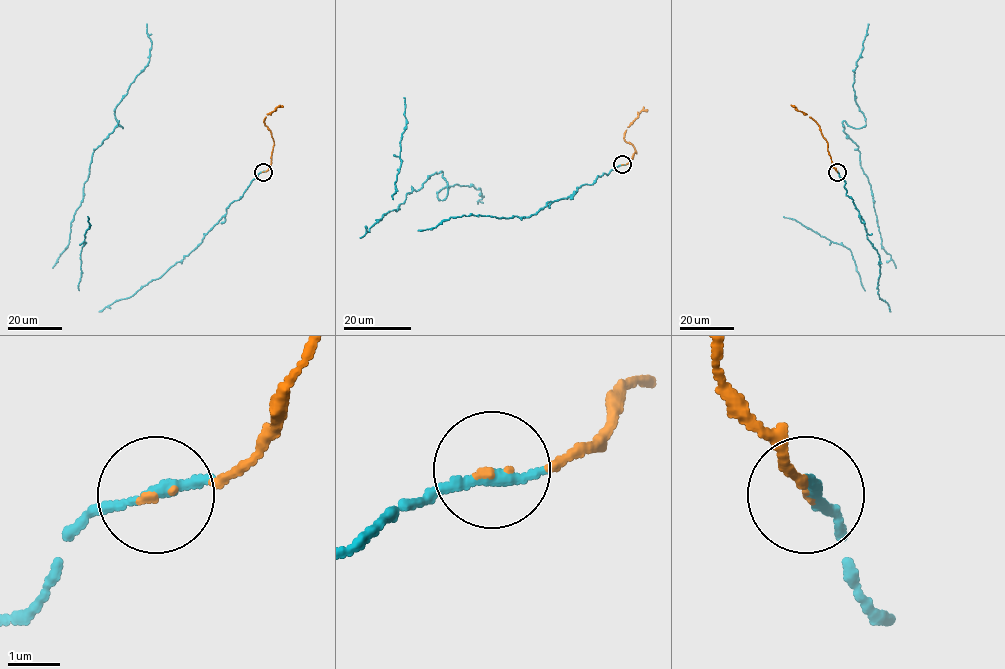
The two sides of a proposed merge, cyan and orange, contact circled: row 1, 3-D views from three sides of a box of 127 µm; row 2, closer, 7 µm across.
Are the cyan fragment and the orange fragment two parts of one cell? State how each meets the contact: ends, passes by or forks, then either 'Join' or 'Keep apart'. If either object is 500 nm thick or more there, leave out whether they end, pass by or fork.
At the ring cyan ends. At the ring orange ends. Join

